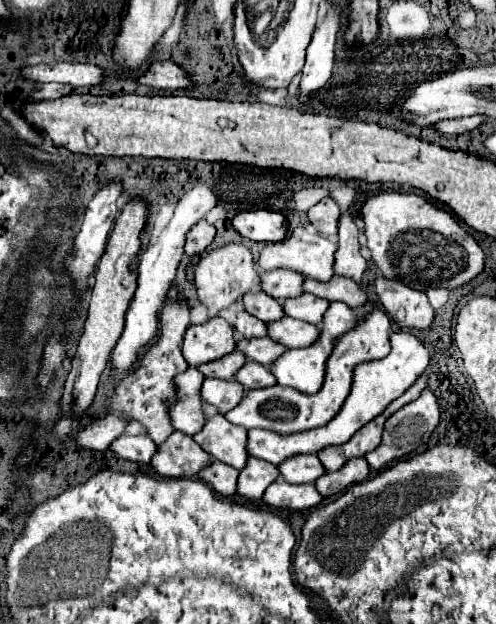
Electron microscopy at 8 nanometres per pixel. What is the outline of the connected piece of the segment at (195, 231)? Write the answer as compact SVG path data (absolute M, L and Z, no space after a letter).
M199 220L195 224L195 228L191 228L191 232L187 234L187 244L185 244L185 254L187 256L195 256L205 252L205 248L211 244L215 236L215 226L207 224L205 220Z

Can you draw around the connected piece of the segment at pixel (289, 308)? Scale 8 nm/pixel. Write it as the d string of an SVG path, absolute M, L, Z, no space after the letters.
M307 292L297 298L287 298L283 302L283 310L287 316L303 320L303 322L311 322L311 324L321 324L327 308L329 308L327 300L319 296L311 296Z

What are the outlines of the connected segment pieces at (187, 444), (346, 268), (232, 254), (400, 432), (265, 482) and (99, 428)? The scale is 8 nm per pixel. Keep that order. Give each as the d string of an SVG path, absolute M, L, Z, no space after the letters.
M173 432L151 460L151 466L165 478L191 478L211 464L211 456L183 432Z
M349 212L339 216L339 250L335 252L335 274L349 276L355 282L361 280L367 264L359 254L359 228L355 226L355 218Z
M227 244L199 260L195 270L195 284L199 300L209 308L209 316L217 316L221 310L229 308L237 298L243 298L255 288L261 288L261 276L253 254L243 244Z
M427 388L427 390L423 390L423 394L421 394L415 402L403 406L401 410L397 410L397 412L385 422L383 442L379 444L379 448L375 448L375 452L369 452L369 454L365 456L367 462L369 462L369 466L371 466L373 470L381 470L381 468L385 468L387 464L391 464L393 460L399 460L399 458L403 458L403 456L409 456L411 452L415 452L419 446L423 446L423 444L429 440L429 436L431 436L431 432L437 428L437 424L439 424L439 402L437 402L435 394Z
M249 458L243 472L239 472L237 482L237 494L249 498L249 500L261 500L267 486L273 484L279 478L279 468L271 462Z
M107 414L105 418L99 418L85 430L79 430L77 444L83 448L91 448L91 450L107 450L111 442L125 432L127 424L129 424L127 418Z

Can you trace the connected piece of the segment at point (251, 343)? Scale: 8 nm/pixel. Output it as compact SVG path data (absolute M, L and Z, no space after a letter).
M265 336L265 338L243 338L237 342L237 350L241 350L249 360L255 360L263 366L271 366L287 348Z

